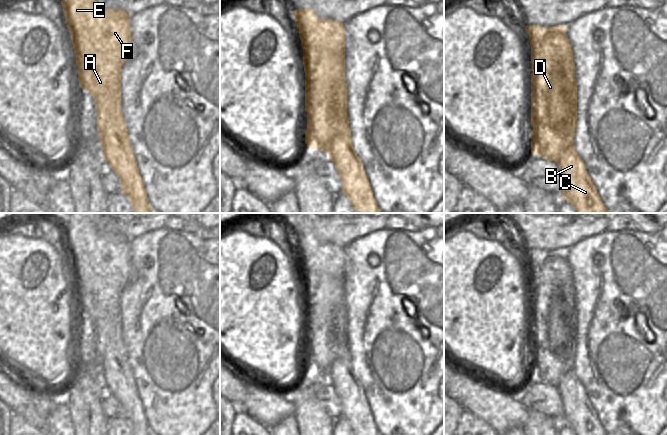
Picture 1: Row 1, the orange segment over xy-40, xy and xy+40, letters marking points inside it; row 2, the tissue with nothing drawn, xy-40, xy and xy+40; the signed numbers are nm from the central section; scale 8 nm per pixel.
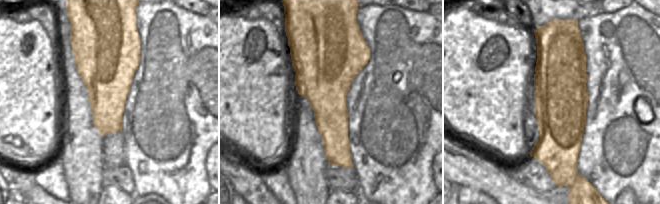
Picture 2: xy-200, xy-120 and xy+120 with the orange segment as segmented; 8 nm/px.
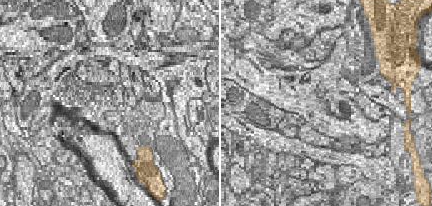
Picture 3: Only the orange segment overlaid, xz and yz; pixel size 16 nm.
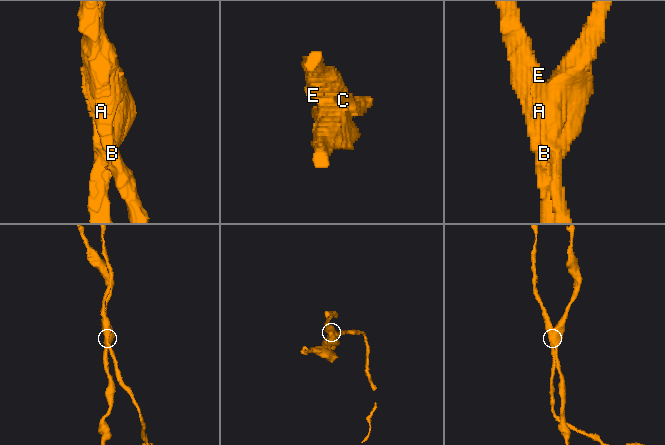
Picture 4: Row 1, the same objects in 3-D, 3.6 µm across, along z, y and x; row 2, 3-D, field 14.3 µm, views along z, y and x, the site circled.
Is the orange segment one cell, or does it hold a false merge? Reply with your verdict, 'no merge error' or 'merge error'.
merge error

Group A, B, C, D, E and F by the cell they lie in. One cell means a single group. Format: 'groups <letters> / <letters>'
groups A B C E F / D

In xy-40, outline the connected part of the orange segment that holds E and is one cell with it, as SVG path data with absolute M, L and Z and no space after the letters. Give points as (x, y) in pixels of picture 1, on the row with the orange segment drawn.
M61 0L61 4L76 56L79 85L91 94L95 102L99 130L98 140L99 146L103 150L103 158L119 178L121 191L129 198L133 213L153 213L147 200L143 180L137 168L137 162L129 142L127 126L121 112L121 68L131 54L131 28L129 26L131 15L122 9L100 7L97 0Z

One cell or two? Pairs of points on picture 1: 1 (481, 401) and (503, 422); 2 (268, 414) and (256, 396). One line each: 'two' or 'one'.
1: one
2: one

